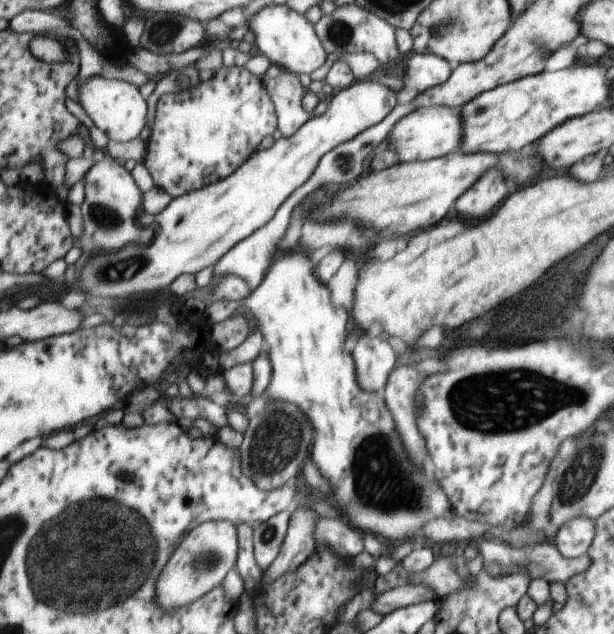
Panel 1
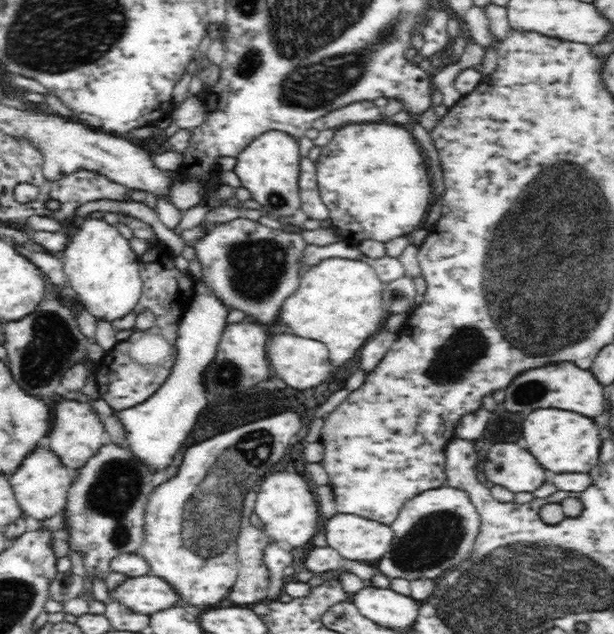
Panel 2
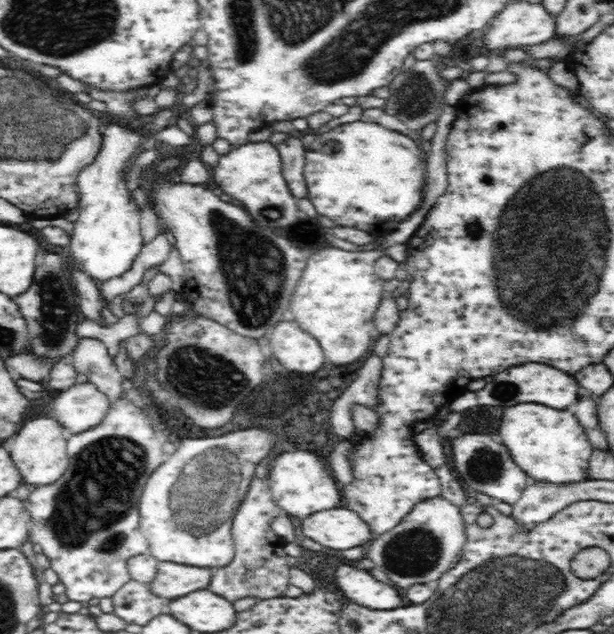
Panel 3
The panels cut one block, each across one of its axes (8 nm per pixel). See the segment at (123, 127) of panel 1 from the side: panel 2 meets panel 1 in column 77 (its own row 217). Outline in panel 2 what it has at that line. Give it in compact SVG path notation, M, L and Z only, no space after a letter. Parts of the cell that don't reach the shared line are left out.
M100 215L86 217L84 224L70 235L69 243L59 256L62 259L68 286L74 289L74 292L78 294L78 300L84 304L86 310L96 320L106 320L110 323L119 321L120 318L124 318L132 309L136 308L143 289L137 254L130 248L128 239L123 237L114 225L110 225L102 219Z

